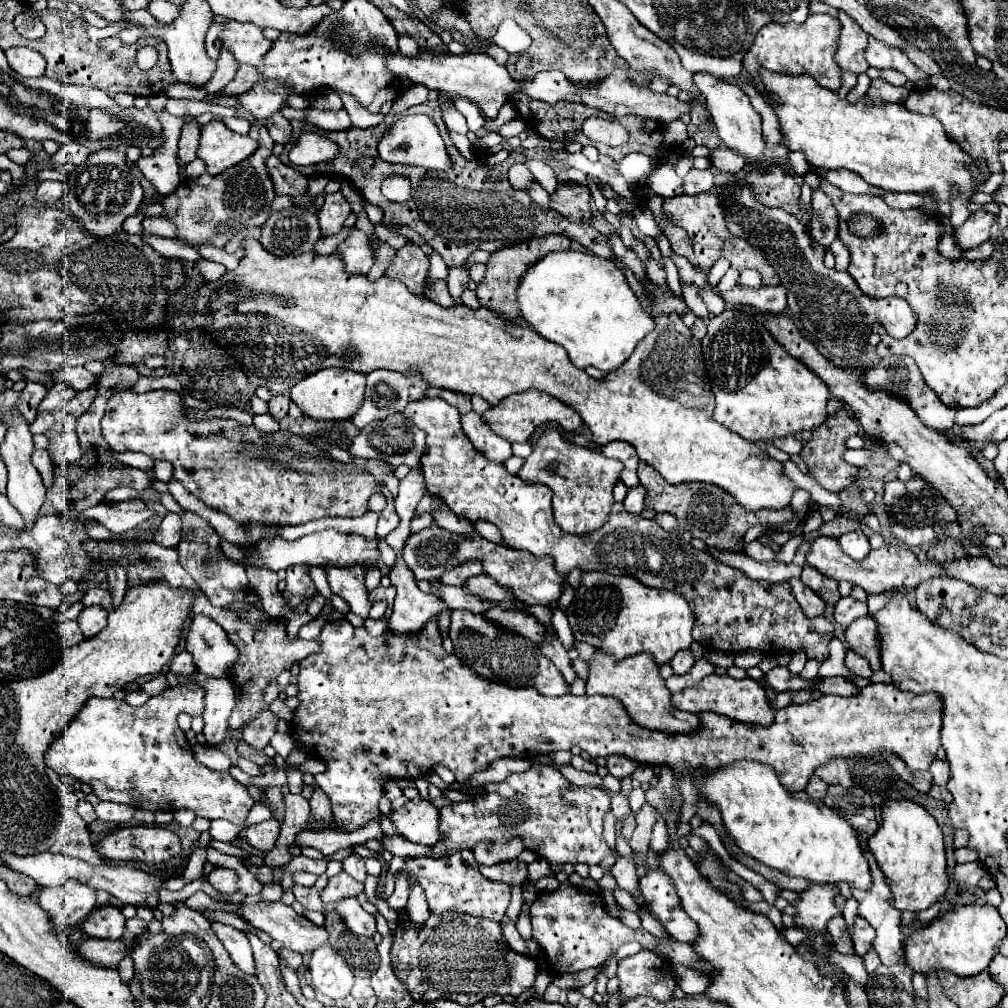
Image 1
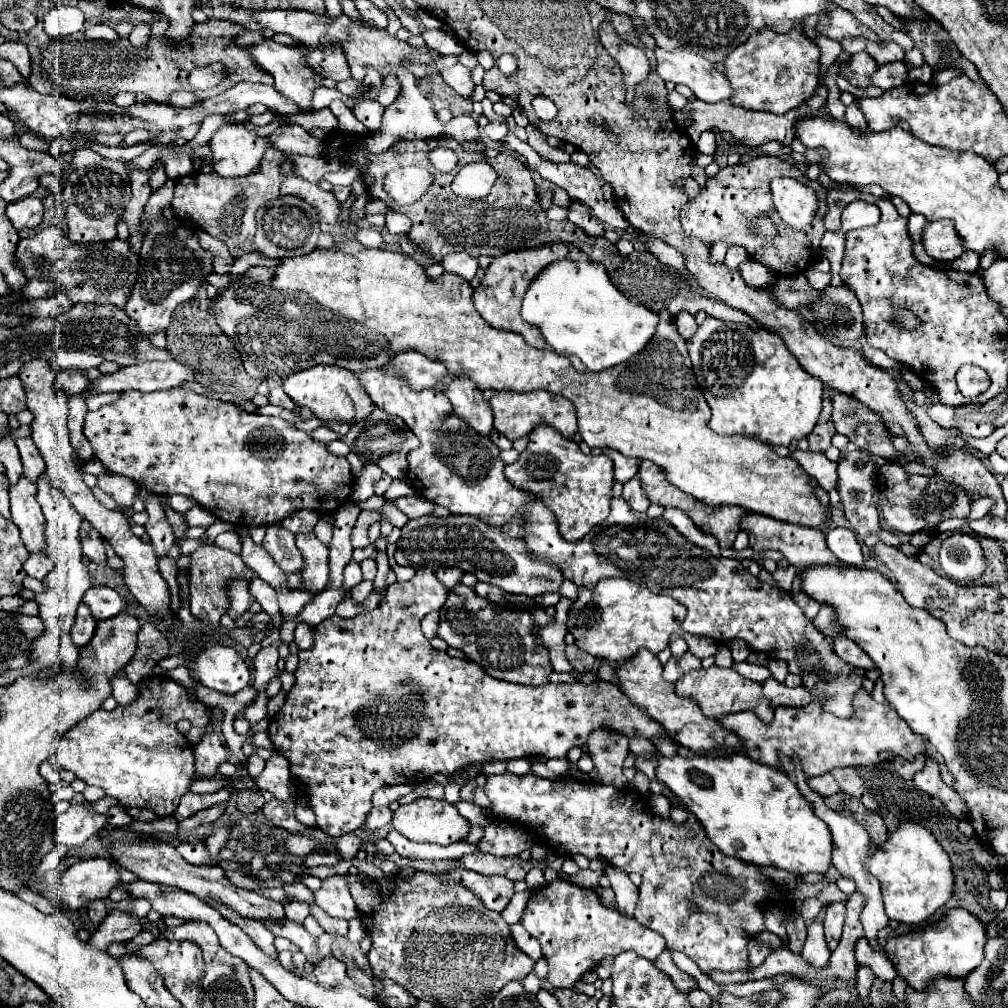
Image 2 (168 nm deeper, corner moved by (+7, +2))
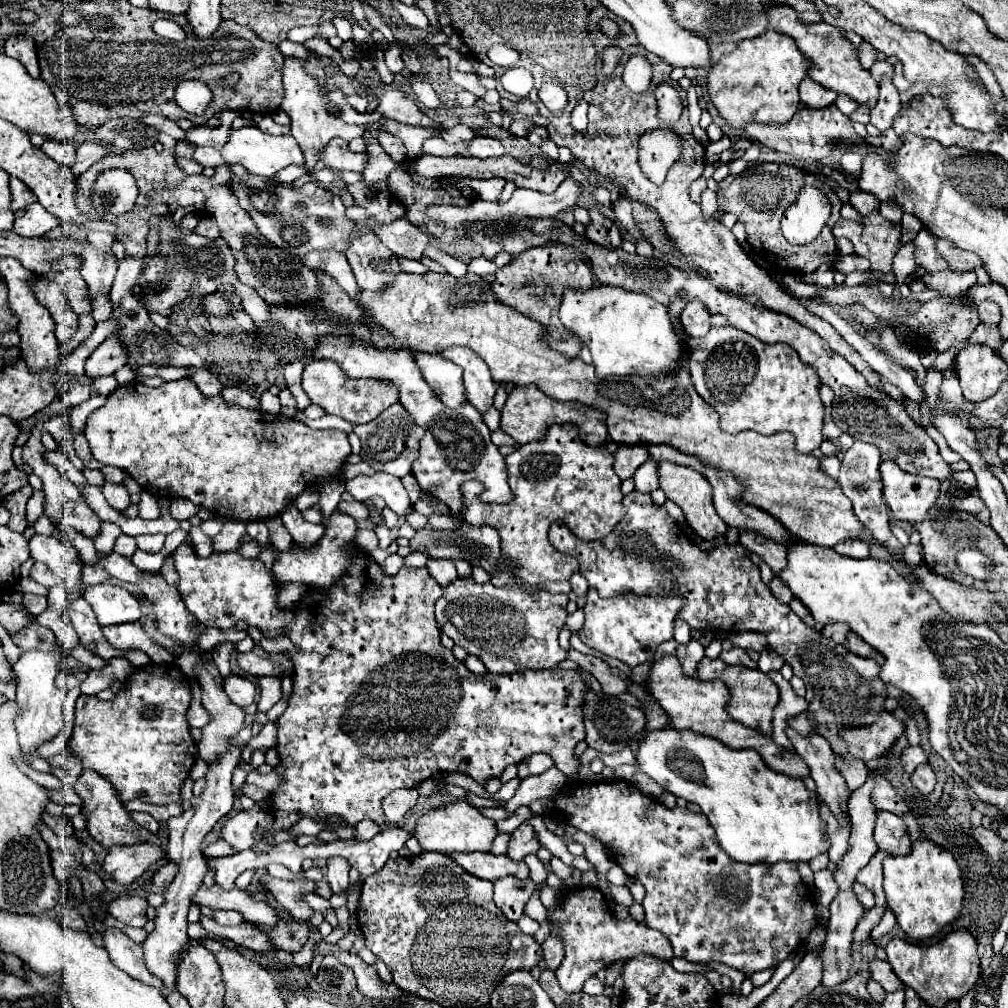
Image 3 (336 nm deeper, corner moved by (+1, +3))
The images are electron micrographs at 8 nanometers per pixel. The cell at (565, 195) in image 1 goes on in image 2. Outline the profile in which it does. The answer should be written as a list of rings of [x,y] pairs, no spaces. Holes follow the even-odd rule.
[[[571,201],[567,219],[569,219],[571,223],[575,223],[577,227],[581,227],[581,229],[583,229],[585,233],[589,233],[589,235],[595,235],[595,237],[603,235],[603,225],[591,215],[589,207],[583,205],[583,203],[579,203],[579,201]]]

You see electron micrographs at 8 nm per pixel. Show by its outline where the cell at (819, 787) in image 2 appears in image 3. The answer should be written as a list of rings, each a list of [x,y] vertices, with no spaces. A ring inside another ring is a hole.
[[[837,758],[837,770],[845,778],[849,790],[857,790],[865,782],[865,778],[869,776],[869,768],[861,760],[851,762],[851,760],[845,760],[845,758]]]

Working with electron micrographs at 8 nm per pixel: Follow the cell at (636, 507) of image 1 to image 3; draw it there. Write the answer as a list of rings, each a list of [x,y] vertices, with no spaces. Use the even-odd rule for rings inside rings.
[[[647,460],[645,464],[641,464],[633,476],[635,480],[635,488],[639,492],[653,492],[659,488],[659,474],[657,474],[657,462],[655,460]]]

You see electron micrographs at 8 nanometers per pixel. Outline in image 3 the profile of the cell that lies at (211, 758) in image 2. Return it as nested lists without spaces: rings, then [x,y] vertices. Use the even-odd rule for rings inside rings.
[[[227,752],[221,758],[217,758],[215,762],[211,762],[209,764],[211,770],[207,772],[207,776],[203,780],[197,780],[193,786],[193,798],[191,798],[193,806],[189,808],[189,812],[183,812],[183,816],[171,818],[167,822],[167,828],[169,828],[167,856],[169,856],[169,860],[173,860],[177,864],[179,872],[167,888],[165,904],[161,908],[157,908],[157,920],[155,920],[153,934],[149,934],[147,940],[143,942],[145,964],[155,978],[161,978],[163,988],[167,990],[167,992],[163,992],[165,996],[175,990],[175,984],[177,984],[175,966],[177,966],[177,960],[181,958],[181,952],[187,946],[187,912],[191,906],[189,900],[199,890],[199,886],[203,884],[203,878],[207,874],[207,862],[201,854],[201,842],[203,842],[205,834],[233,808],[235,788],[231,784],[231,772],[239,764],[239,760],[241,760],[241,752]]]

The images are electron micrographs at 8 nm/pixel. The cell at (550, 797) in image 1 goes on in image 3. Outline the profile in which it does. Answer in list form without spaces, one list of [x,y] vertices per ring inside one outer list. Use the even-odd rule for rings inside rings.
[[[611,780],[611,782],[599,782],[599,784],[571,784],[571,792],[569,790],[561,791],[554,798],[555,811],[567,820],[567,824],[575,826],[577,830],[583,830],[591,836],[595,836],[597,840],[601,840],[605,844],[605,848],[609,848],[613,852],[613,856],[617,858],[617,864],[625,870],[627,876],[639,880],[645,886],[645,900],[643,900],[643,908],[645,908],[645,924],[653,930],[659,930],[661,934],[665,934],[673,946],[673,952],[677,958],[685,958],[689,962],[723,962],[735,970],[741,970],[745,976],[751,976],[753,972],[759,970],[767,970],[777,966],[779,962],[783,962],[791,952],[795,952],[799,946],[805,944],[809,932],[813,930],[813,924],[817,924],[817,910],[813,904],[813,896],[809,892],[809,888],[801,882],[799,872],[797,872],[797,864],[795,862],[779,862],[777,866],[749,866],[743,862],[737,862],[733,858],[729,858],[725,854],[725,850],[721,850],[717,838],[715,838],[715,830],[709,826],[709,820],[705,818],[705,814],[695,814],[687,808],[665,808],[663,804],[659,804],[657,800],[651,800],[647,796],[643,796],[639,792],[639,788],[635,784],[627,784],[623,780]]]

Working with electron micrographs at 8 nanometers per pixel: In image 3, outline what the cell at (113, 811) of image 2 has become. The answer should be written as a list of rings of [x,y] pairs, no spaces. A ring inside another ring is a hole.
[[[131,812],[131,816],[133,816],[133,820],[135,820],[139,826],[143,826],[143,828],[147,828],[149,832],[157,834],[159,822],[157,822],[151,814],[147,814],[147,812]]]

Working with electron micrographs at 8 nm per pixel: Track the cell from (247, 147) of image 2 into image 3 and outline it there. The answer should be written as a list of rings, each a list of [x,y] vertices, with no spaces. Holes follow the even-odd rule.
[[[245,126],[241,130],[231,130],[229,142],[221,150],[221,156],[227,164],[241,164],[249,172],[265,176],[265,178],[271,178],[273,174],[277,174],[279,170],[283,170],[289,164],[305,164],[303,152],[293,136],[273,136],[273,134],[267,134],[267,132],[263,132],[259,128],[251,128],[251,126]]]

